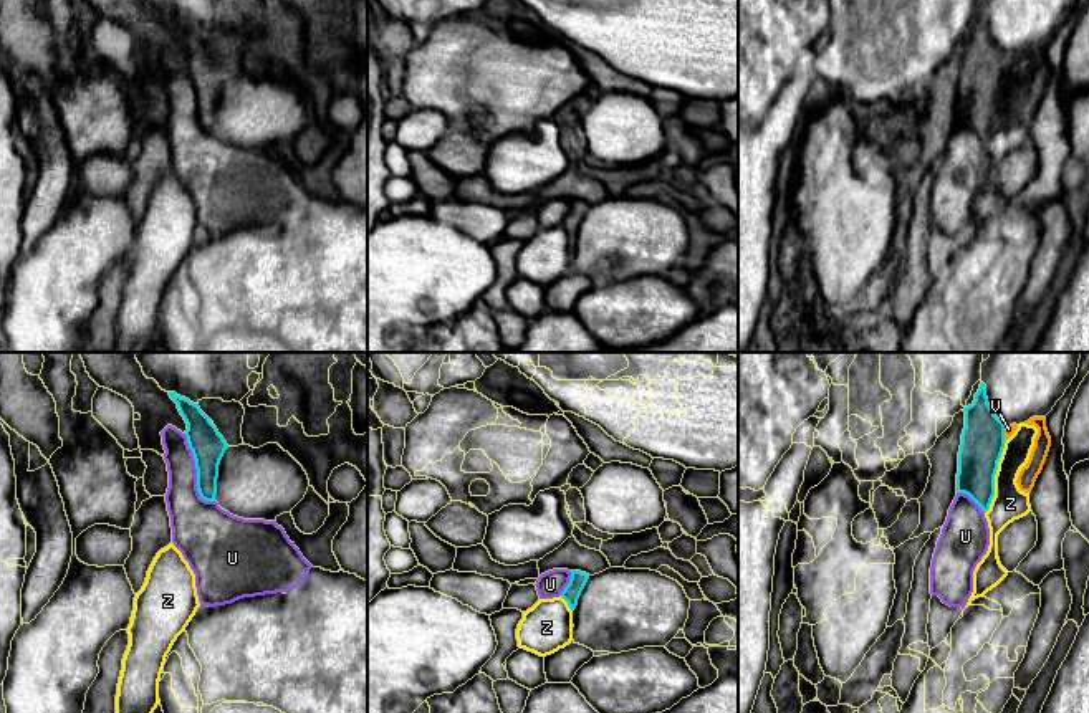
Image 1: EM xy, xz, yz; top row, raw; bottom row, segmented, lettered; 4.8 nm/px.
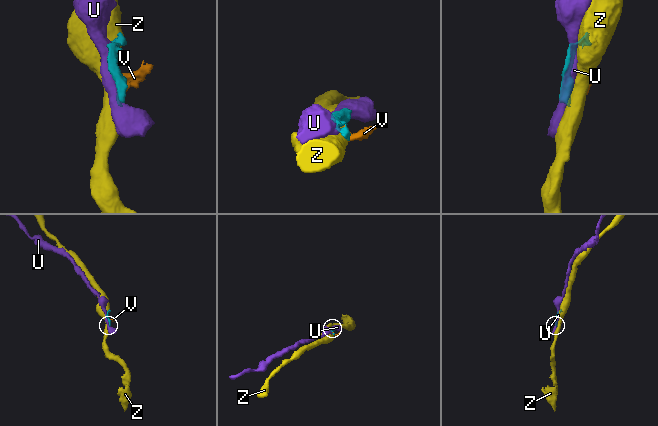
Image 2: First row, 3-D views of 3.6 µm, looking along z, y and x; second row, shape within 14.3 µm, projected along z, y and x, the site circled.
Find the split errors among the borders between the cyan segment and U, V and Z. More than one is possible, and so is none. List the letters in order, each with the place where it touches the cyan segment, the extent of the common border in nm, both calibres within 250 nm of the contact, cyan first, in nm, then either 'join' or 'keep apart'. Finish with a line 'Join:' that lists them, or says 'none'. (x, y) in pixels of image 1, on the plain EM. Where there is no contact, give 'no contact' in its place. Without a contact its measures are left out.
U: contact xy (197, 101); length 360 nm; calibres 170 and 240 nm; keep apart
V: contact yz (1003, 62); length 90 nm; calibres 200 and 50 nm; join
Z: contact yz (993, 106); length 380 nm; calibres 200 and 170 nm; keep apart
Join: V

